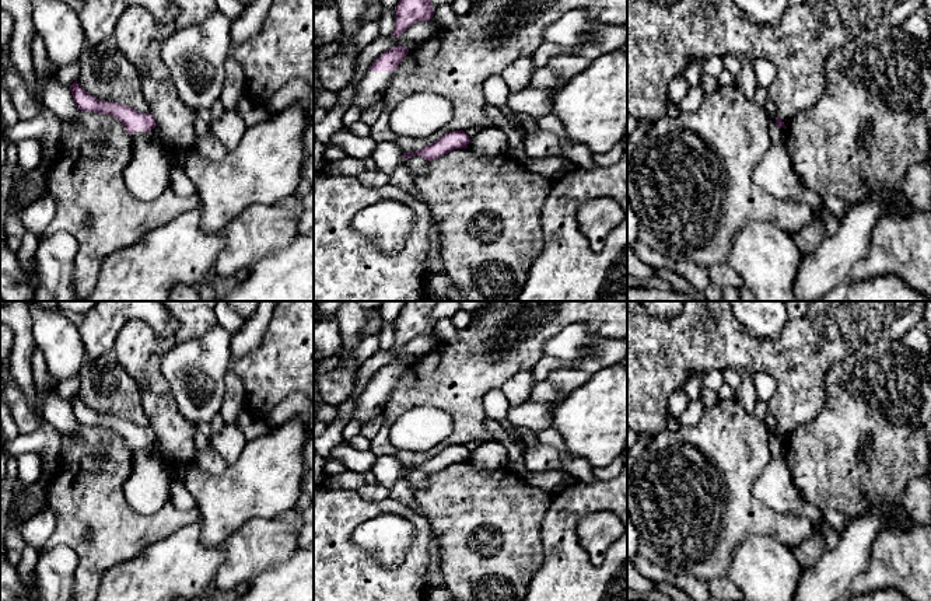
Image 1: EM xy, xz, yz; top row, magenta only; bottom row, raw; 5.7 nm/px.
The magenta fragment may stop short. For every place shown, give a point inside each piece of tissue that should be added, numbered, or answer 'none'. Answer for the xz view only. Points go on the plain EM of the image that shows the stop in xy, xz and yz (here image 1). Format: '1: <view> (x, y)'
1: xz (370, 402)

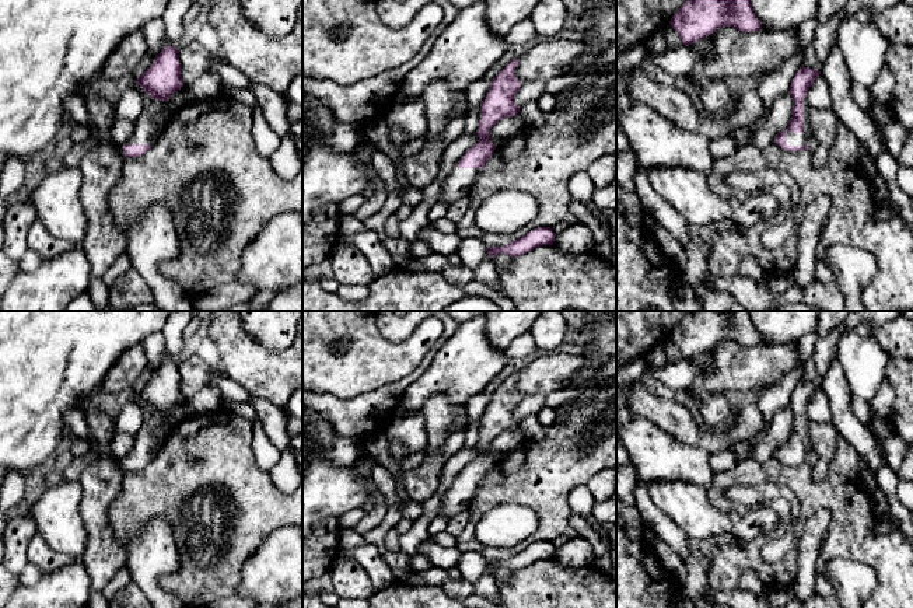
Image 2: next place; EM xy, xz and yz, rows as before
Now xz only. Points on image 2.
1: xz (457, 499)

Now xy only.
1: xy (156, 427)

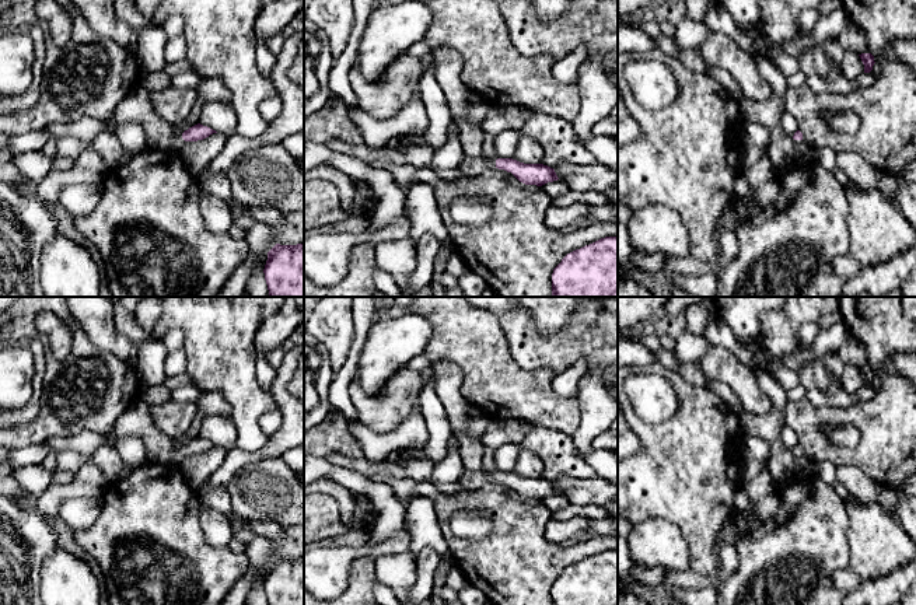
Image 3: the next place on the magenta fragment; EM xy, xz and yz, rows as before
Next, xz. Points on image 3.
1: xz (469, 479)

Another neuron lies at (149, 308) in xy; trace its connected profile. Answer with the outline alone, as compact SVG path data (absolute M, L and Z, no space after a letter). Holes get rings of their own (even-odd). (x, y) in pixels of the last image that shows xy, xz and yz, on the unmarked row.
M141 297L136 305L134 321L143 331L153 332L153 328L158 321L161 310L161 297Z

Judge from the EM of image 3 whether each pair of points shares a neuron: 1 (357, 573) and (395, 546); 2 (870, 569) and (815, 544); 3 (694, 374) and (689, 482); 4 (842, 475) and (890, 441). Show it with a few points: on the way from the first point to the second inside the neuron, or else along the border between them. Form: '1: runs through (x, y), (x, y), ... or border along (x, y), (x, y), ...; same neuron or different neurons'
1: runs through (366, 563), (385, 546); same neuron
2: border along (849, 527), (848, 566); different neurons
3: border along (675, 371), (686, 381), (706, 388); different neurons
4: border along (838, 467), (855, 465), (880, 486); different neurons

